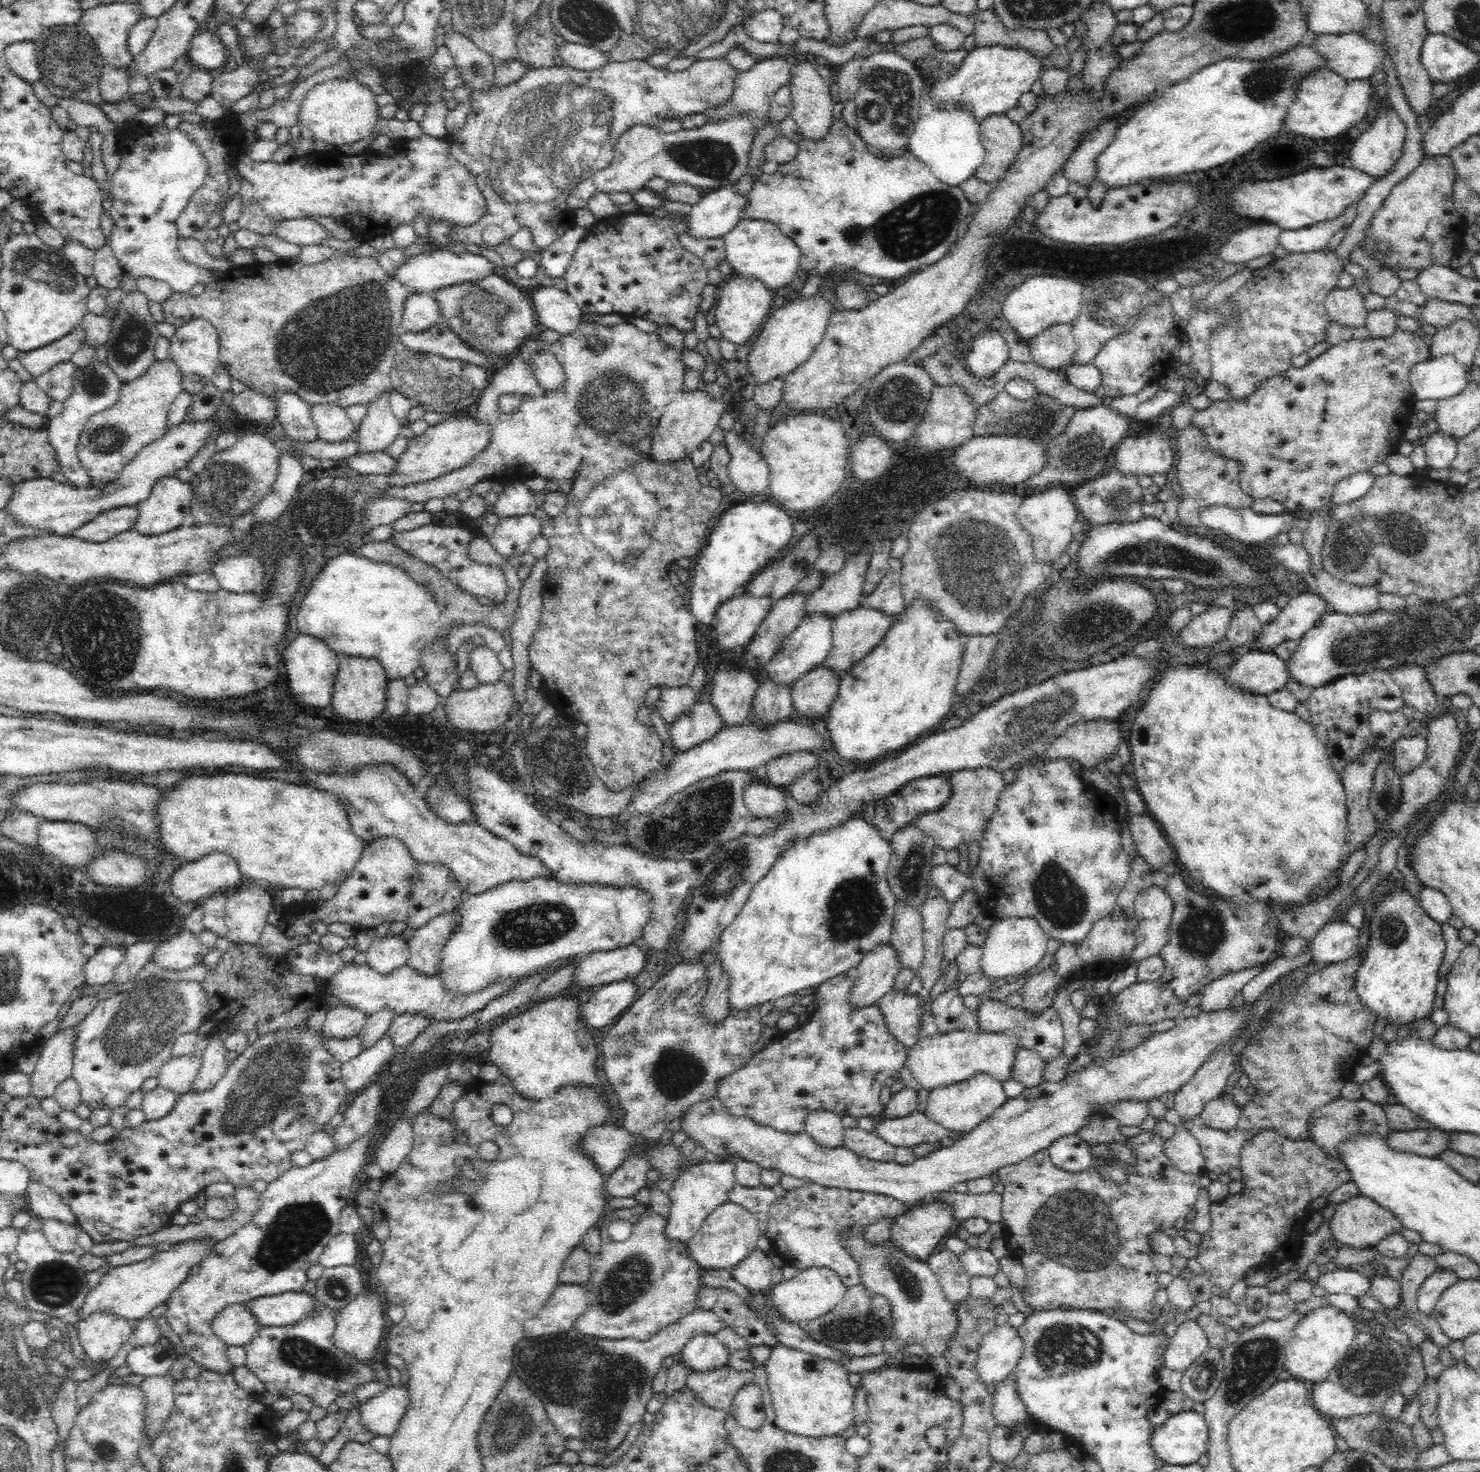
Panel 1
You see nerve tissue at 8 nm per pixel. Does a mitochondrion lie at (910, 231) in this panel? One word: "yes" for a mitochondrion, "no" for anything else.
yes

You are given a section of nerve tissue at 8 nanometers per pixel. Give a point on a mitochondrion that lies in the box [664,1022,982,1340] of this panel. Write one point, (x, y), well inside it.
(910, 1286)

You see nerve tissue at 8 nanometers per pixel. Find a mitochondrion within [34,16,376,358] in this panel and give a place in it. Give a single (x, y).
(69, 61)

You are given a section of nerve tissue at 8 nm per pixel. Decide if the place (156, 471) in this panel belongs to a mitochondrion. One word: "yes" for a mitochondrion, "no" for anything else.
no

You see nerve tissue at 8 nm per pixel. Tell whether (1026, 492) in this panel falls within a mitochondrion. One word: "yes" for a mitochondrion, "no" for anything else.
no

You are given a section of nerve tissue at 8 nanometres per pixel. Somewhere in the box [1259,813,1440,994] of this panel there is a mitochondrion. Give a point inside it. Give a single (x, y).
(1393, 930)

